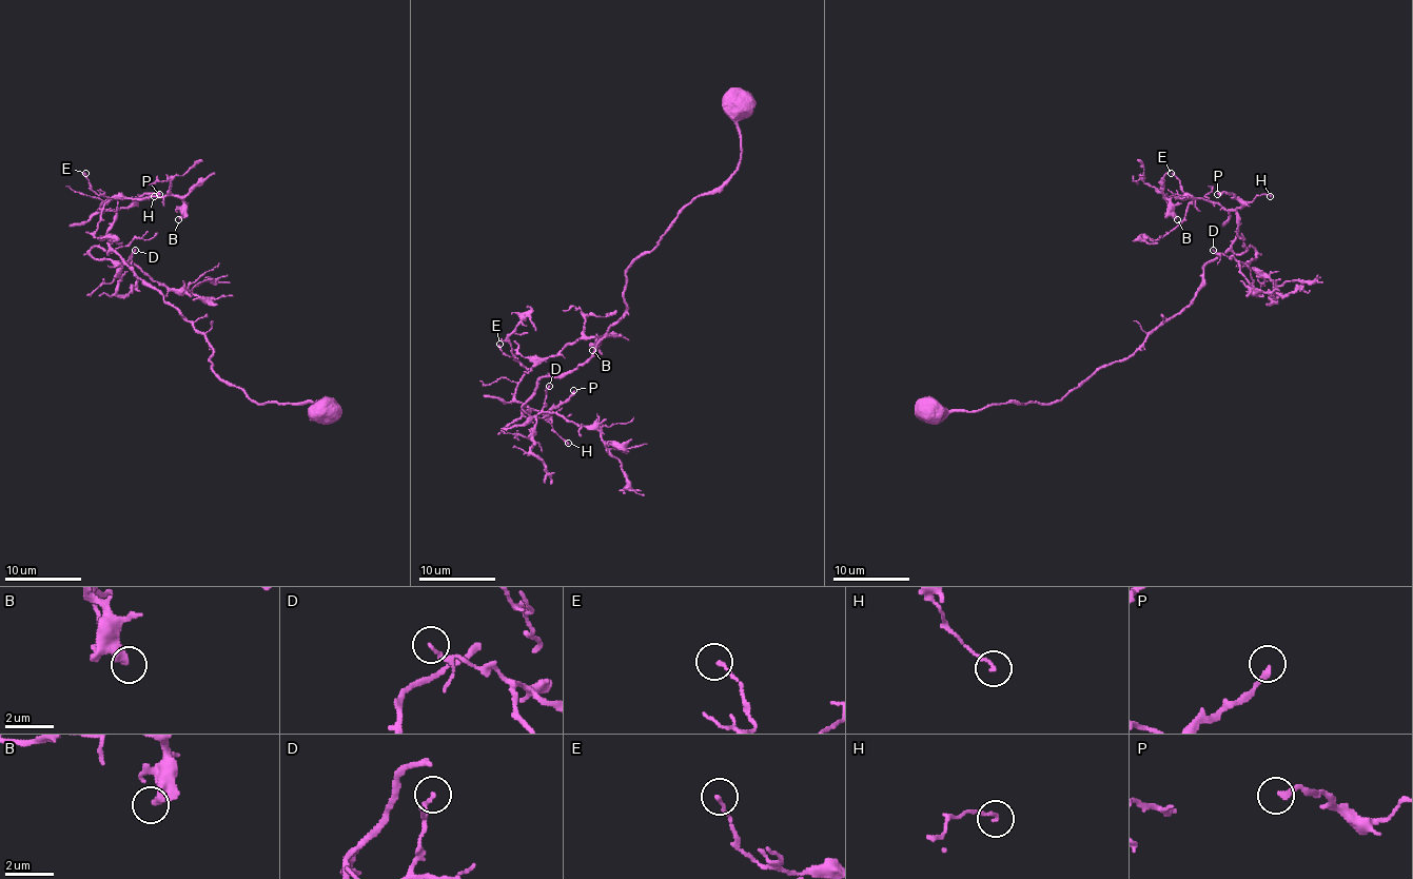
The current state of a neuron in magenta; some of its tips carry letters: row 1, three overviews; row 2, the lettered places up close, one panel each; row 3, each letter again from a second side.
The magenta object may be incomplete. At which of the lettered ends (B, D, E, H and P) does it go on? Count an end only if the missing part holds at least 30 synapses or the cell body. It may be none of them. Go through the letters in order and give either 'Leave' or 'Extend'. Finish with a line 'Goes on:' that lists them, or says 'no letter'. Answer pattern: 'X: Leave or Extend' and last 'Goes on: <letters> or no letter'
B: Leave
D: Leave
E: Leave
H: Leave
P: Leave
Goes on: no letter

